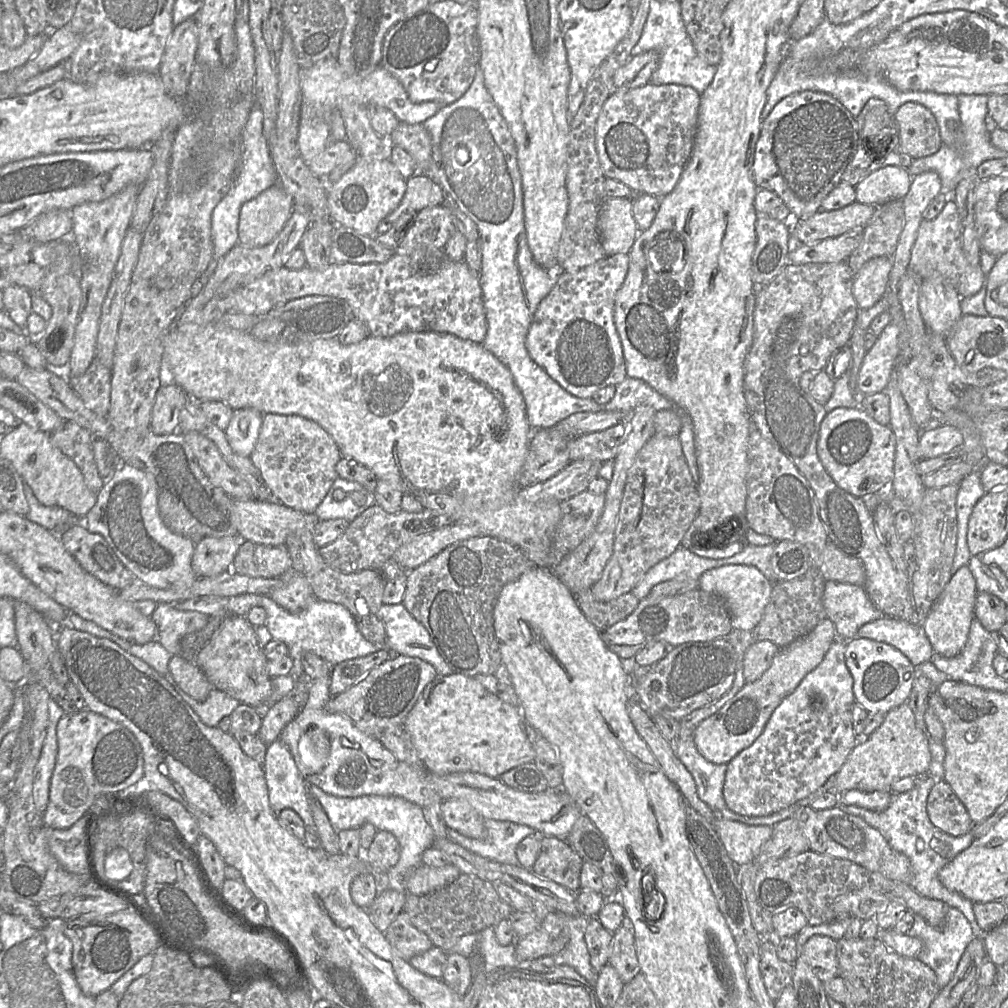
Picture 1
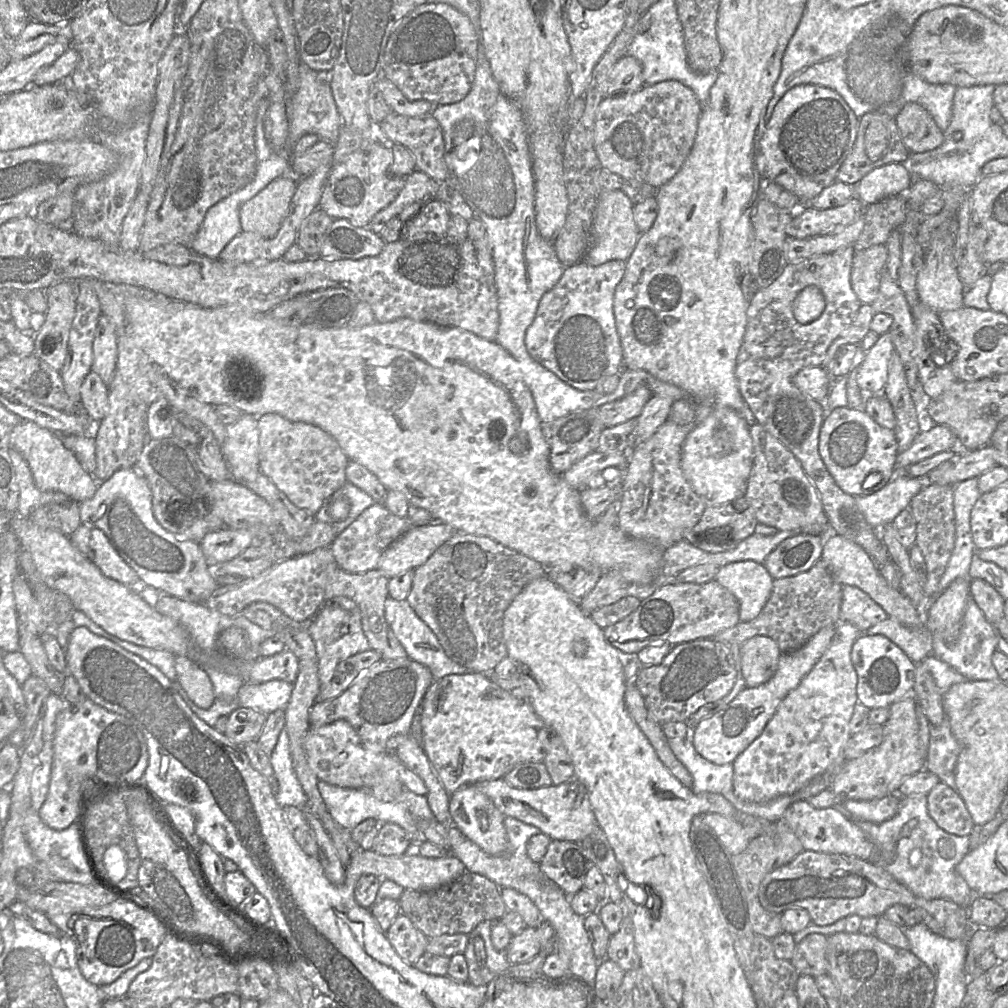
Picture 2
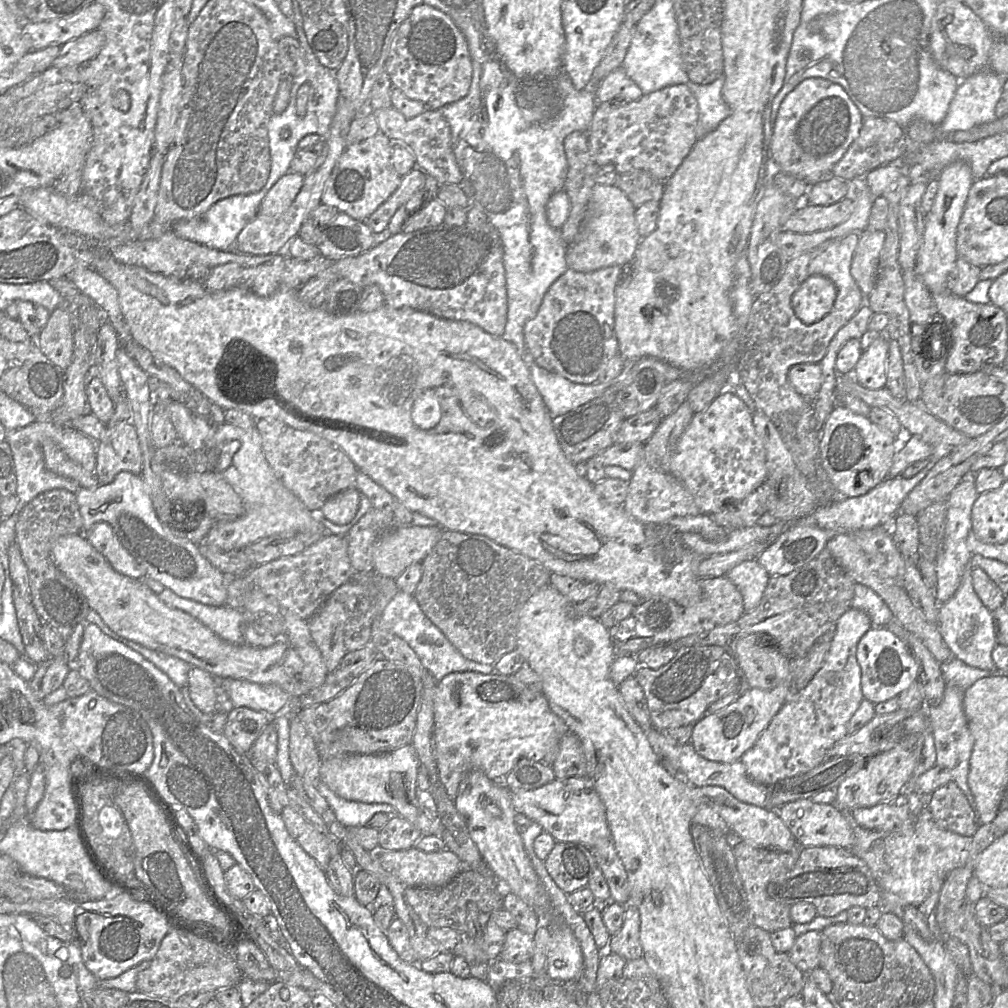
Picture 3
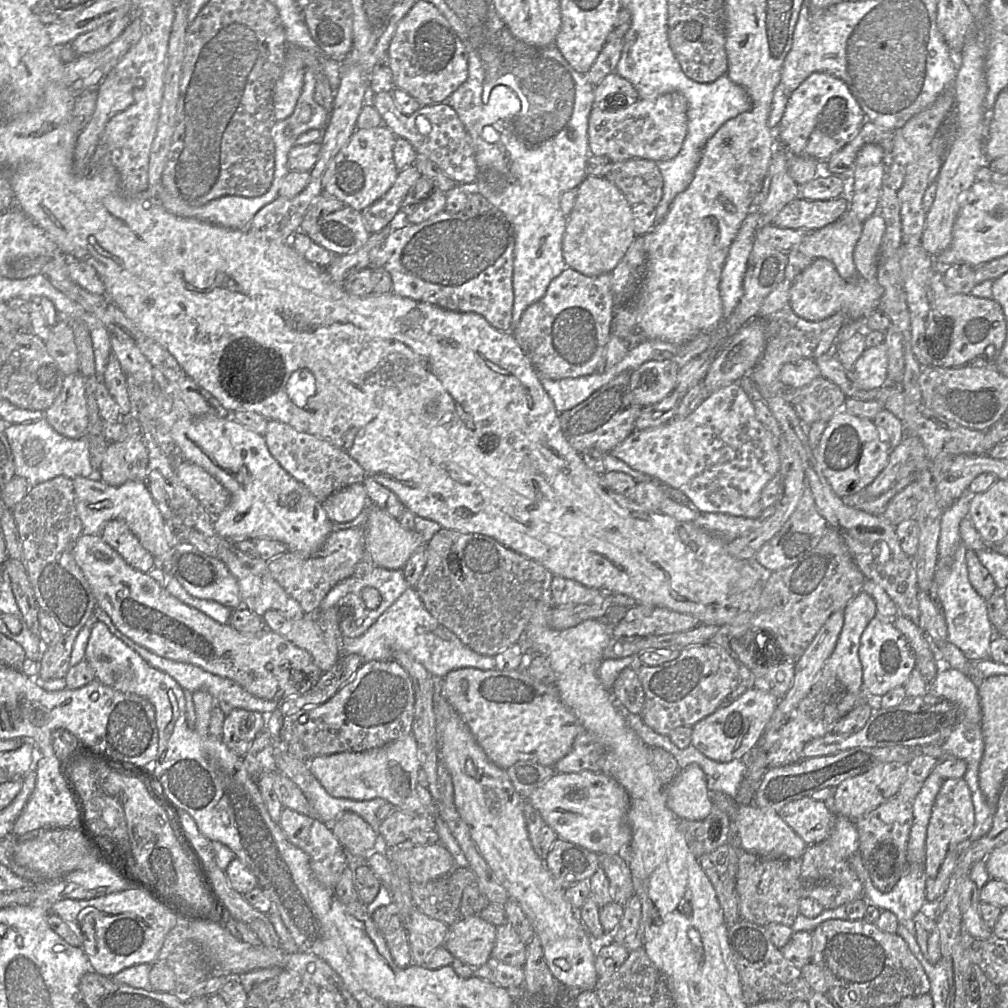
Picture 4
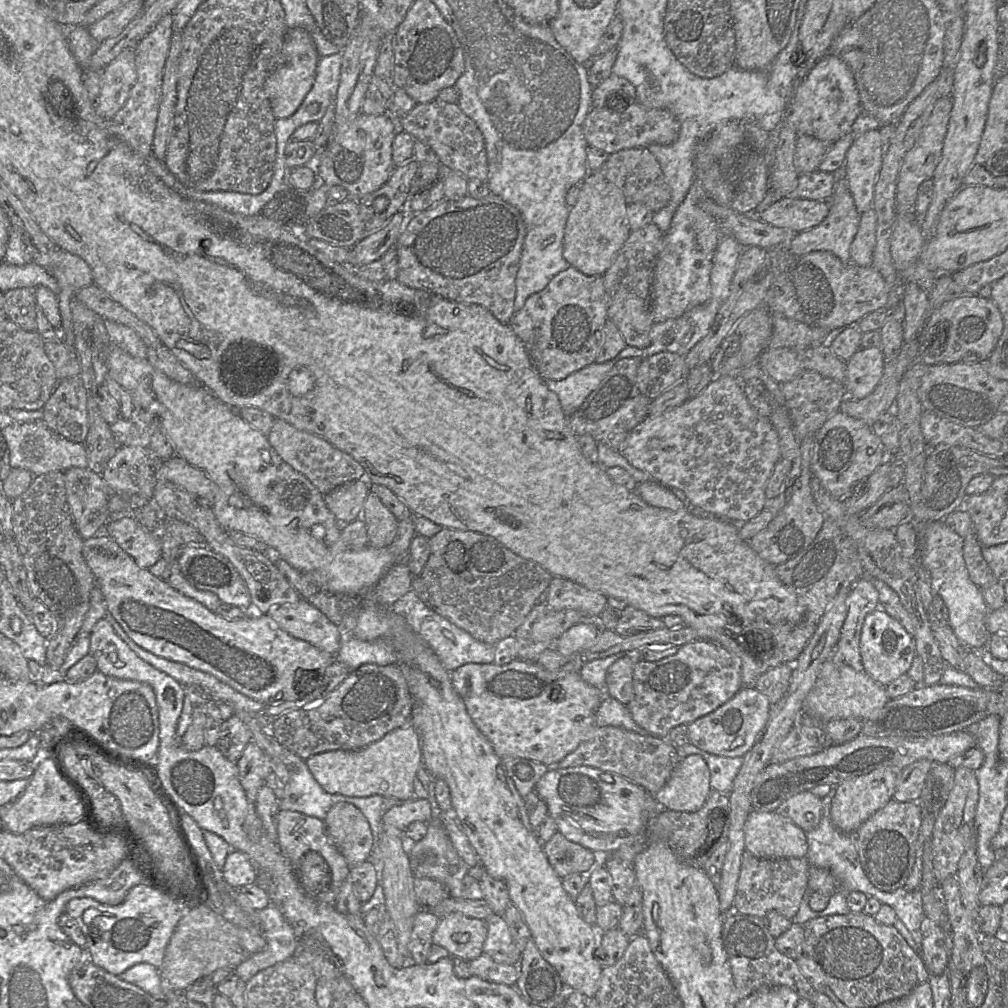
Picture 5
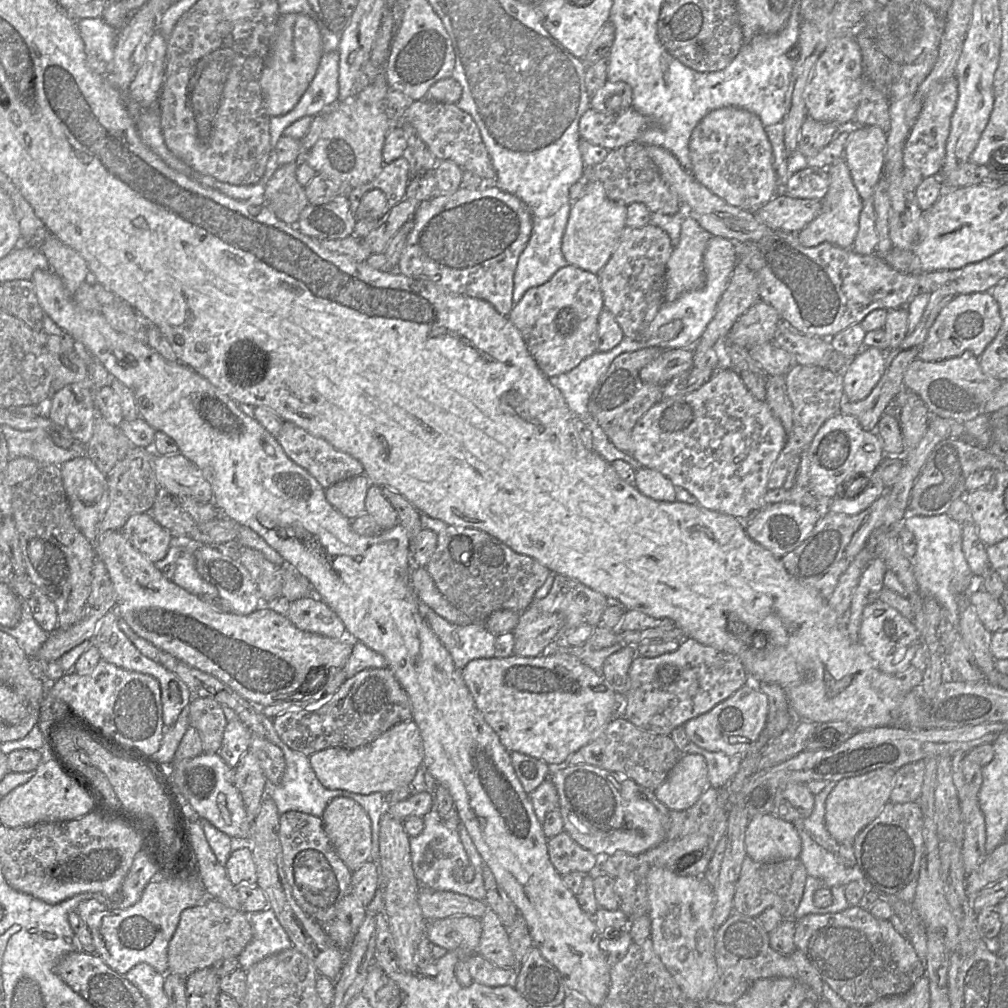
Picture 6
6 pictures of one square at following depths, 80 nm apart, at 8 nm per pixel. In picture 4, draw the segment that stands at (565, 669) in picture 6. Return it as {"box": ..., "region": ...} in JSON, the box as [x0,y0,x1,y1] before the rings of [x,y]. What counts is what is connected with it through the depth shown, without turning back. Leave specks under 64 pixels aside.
{"box":[441,668,586,770],"region":[[[459,668],[449,672],[445,678],[441,680],[441,691],[442,695],[468,726],[476,742],[483,749],[488,759],[503,770],[507,770],[519,761],[530,761],[545,767],[554,767],[560,759],[571,751],[576,736],[582,731],[586,731],[582,728],[576,716],[561,702],[555,686],[540,682],[539,680],[531,677],[524,669],[519,668],[513,671],[500,671],[497,669],[482,671],[476,668]]]}

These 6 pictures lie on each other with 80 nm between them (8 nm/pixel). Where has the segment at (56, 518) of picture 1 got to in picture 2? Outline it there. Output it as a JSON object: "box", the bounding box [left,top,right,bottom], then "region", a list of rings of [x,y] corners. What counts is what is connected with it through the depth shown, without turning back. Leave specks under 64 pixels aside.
{"box":[9,448,70,519],"region":[[[9,448],[9,455],[15,469],[16,481],[19,487],[17,509],[19,516],[28,519],[29,515],[40,506],[46,504],[60,504],[70,500],[61,492],[39,490],[34,483],[29,465],[22,455],[13,448]]]}

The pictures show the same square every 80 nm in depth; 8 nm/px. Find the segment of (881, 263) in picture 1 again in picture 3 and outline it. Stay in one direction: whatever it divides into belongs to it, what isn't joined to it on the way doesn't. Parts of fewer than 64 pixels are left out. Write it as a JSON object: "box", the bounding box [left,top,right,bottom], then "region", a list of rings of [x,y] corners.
{"box":[851,231,886,297],"region":[[[885,231],[860,233],[859,243],[855,249],[851,275],[865,297],[868,297],[876,285],[880,255],[886,239]]]}

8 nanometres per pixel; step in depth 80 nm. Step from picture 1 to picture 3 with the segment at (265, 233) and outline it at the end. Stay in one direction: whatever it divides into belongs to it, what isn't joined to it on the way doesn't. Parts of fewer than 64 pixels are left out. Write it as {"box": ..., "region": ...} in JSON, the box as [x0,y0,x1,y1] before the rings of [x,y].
{"box":[257,171,305,216],"region":[[[290,171],[281,177],[263,198],[257,215],[279,216],[286,212],[299,194],[305,176]]]}

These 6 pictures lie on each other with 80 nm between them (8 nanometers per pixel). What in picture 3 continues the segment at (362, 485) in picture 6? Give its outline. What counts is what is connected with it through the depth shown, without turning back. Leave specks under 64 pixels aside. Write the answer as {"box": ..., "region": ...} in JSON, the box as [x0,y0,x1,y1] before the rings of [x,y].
{"box":[320,487,361,525],"region":[[[350,487],[330,497],[320,510],[320,513],[337,525],[349,523],[356,515],[361,493],[356,487]]]}

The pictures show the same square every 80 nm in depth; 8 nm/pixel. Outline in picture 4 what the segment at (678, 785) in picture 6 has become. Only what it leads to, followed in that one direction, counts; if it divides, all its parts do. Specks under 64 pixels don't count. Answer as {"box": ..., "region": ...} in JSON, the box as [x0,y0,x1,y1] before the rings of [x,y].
{"box":[666,764,712,820],"region":[[[697,764],[679,771],[667,789],[666,804],[680,819],[703,820],[712,810],[706,777]]]}

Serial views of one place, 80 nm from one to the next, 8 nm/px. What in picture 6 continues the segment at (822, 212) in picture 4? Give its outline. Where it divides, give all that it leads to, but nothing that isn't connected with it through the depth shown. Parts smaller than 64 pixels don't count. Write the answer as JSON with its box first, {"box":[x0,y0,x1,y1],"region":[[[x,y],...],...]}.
{"box":[753,192,821,233],"region":[[[781,192],[753,212],[771,230],[798,233],[820,213],[821,201],[792,198]]]}

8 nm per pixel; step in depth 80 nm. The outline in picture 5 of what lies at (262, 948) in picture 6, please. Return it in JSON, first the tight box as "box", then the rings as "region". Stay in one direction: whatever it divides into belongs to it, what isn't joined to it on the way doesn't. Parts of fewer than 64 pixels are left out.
{"box":[235,906,298,983],"region":[[[276,906],[257,911],[260,934],[266,941],[265,948],[242,962],[235,970],[247,983],[259,971],[286,961],[298,952],[298,940],[292,926]]]}

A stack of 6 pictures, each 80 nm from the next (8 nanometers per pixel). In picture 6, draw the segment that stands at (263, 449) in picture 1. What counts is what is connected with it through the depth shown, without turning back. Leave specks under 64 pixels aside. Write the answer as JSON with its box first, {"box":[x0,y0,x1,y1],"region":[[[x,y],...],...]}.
{"box":[276,421,364,490],"region":[[[288,421],[283,422],[276,438],[286,455],[311,474],[325,490],[342,480],[364,474],[364,467],[357,459],[336,450],[323,438],[312,436]]]}

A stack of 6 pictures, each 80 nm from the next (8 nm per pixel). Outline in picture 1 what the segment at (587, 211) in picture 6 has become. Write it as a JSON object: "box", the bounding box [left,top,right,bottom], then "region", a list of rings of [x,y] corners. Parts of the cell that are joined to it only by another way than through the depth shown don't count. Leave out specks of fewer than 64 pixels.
{"box":[598,198,638,256],"region":[[[606,198],[600,208],[598,230],[606,256],[628,254],[638,234],[632,199]]]}

